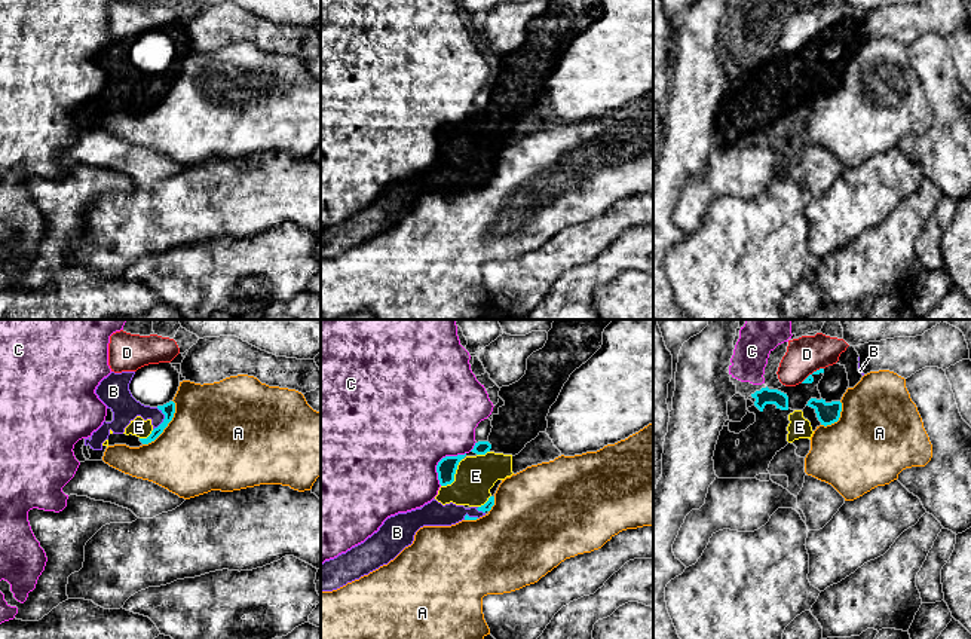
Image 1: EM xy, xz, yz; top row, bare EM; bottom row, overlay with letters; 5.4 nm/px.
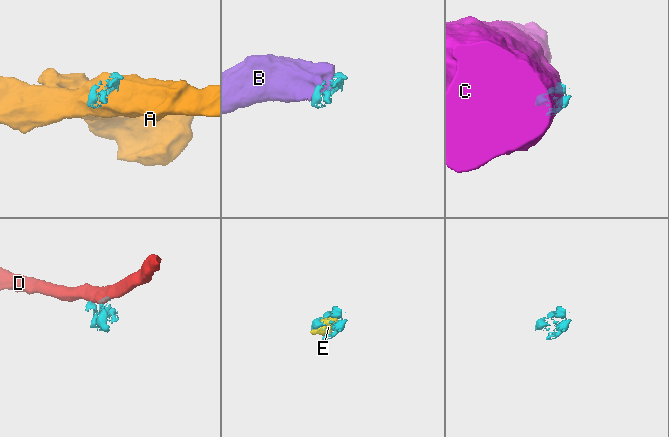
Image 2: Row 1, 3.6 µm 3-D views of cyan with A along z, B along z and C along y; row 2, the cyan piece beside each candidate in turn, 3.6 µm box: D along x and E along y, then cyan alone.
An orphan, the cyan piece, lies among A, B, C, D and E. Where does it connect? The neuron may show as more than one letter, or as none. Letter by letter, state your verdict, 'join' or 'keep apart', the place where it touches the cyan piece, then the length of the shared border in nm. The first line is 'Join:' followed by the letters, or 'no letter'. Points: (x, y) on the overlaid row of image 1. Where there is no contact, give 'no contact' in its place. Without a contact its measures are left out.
Join: B, E
A: keep apart; meets cyan in xy at (167, 425); contact 300 nm long
B: join; meets cyan in xy at (164, 419); contact 130 nm long
C: keep apart; meets cyan in xz at (440, 461); contact 240 nm long
D: keep apart; meets cyan in yz at (812, 373); contact 150 nm long
E: join; meets cyan in xz at (453, 476); contact 200 nm long

